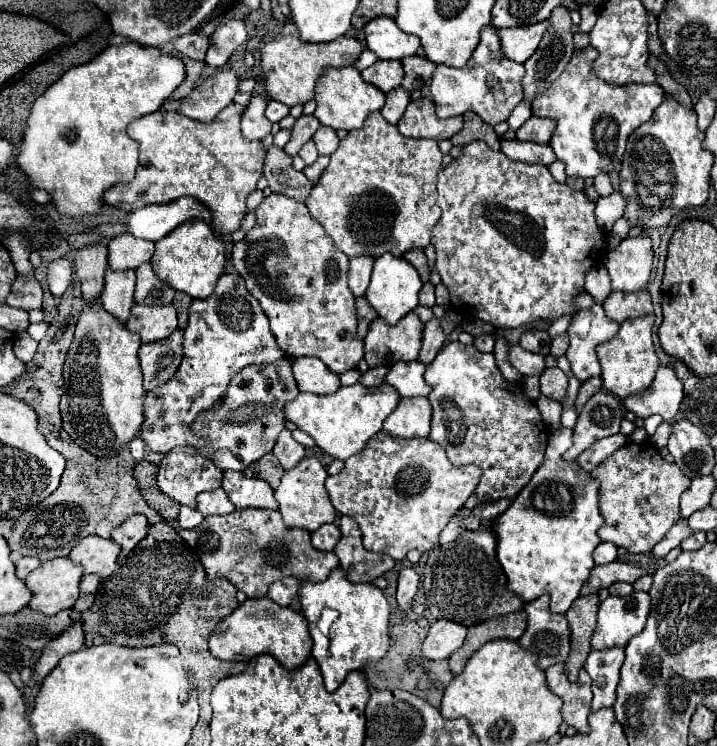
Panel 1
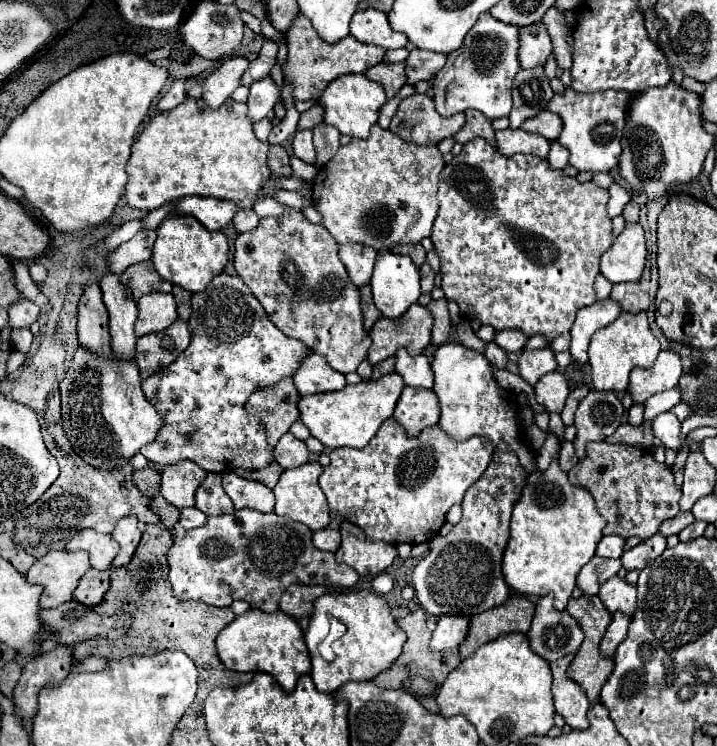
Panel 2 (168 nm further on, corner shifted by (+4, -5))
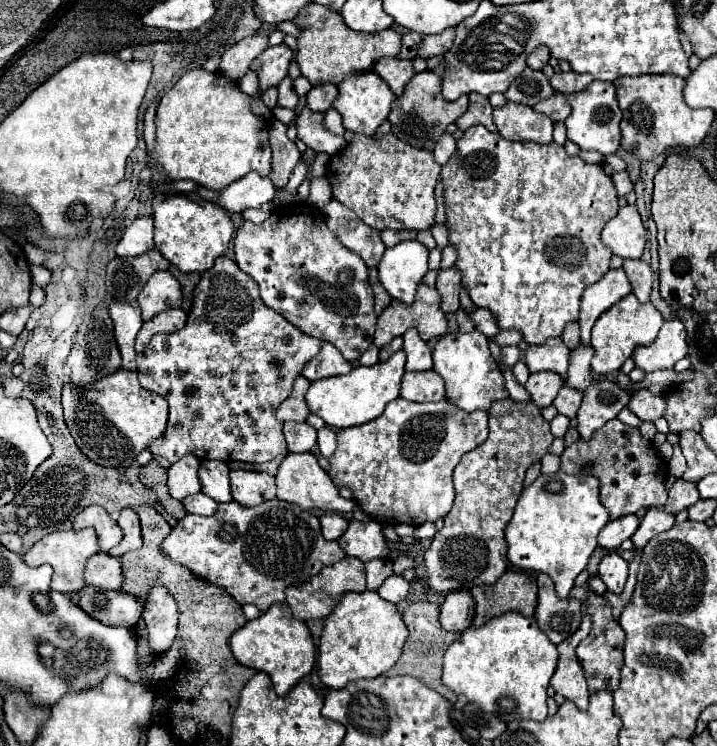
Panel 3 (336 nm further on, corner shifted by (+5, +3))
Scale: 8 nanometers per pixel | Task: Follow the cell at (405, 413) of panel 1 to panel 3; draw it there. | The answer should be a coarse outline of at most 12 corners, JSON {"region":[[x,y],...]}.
{"region":[[406,372],[400,396],[408,402],[444,400],[442,378]]}

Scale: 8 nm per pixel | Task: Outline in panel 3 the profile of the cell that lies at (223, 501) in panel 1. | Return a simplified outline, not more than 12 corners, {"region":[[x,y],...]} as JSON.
{"region":[[204,460],[202,492],[218,504],[232,500],[228,466]]}

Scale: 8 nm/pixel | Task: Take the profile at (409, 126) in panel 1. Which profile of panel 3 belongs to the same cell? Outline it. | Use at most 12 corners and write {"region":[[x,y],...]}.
{"region":[[420,72],[392,102],[392,132],[432,150],[468,108],[440,78]]}

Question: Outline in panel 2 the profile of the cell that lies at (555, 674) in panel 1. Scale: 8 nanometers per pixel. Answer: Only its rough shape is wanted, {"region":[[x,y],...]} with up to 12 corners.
{"region":[[573,656],[551,664],[555,710],[571,728],[589,726],[591,702],[567,678]]}

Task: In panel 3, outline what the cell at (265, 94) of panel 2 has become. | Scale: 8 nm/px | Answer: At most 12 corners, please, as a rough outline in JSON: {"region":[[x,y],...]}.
{"region":[[270,46],[250,64],[262,92],[282,82],[294,52]]}

